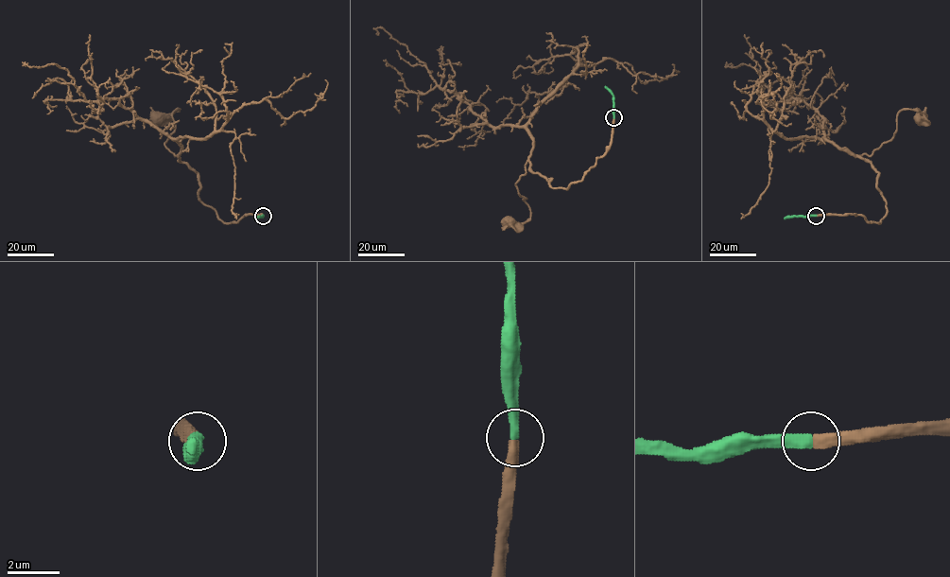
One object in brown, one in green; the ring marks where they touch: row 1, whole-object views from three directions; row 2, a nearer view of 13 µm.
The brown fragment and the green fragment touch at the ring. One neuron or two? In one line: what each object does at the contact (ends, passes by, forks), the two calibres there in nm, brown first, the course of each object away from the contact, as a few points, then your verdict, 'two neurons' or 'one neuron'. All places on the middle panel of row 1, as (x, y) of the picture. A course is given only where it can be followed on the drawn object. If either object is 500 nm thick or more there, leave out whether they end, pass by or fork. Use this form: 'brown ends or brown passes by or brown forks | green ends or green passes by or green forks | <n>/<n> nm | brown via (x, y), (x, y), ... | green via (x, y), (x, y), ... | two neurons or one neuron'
brown ends | green ends | 440/440 nm | brown via (614, 118), (610, 148), (566, 188), (552, 188), (527, 161), (515, 183), (530, 218), (509, 221) | green via (614, 117), (613, 94), (605, 86) | one neuron

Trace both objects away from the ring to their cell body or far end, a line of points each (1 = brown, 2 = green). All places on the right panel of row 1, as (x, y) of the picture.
1: (816, 215), (879, 222), (887, 211), (878, 173), (858, 156), (893, 137), (904, 109), (920, 117)
2: (816, 215), (784, 218)

